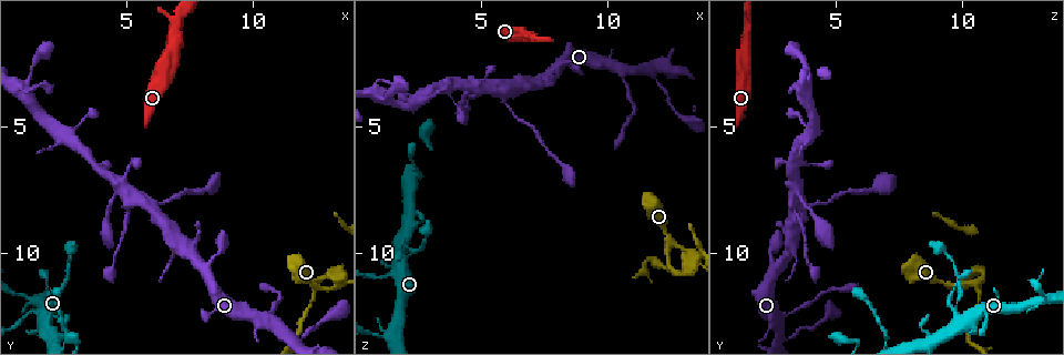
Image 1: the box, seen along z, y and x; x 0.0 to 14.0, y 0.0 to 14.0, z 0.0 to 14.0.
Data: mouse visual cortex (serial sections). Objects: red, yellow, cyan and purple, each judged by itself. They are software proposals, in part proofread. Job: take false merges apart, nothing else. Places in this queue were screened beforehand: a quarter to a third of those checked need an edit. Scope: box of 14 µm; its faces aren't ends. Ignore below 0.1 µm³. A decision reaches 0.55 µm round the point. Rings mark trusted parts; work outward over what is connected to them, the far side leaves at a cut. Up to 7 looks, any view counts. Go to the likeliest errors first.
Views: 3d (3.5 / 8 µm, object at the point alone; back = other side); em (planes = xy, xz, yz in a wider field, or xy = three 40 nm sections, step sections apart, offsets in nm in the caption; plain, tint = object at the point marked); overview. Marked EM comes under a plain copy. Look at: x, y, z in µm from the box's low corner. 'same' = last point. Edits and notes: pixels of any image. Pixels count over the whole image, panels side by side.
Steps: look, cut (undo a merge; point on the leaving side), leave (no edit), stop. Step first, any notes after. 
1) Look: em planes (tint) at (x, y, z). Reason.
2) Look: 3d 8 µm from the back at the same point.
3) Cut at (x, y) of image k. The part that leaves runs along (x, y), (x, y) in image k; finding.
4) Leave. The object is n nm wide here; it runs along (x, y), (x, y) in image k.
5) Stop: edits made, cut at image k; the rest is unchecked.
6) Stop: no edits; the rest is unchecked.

Look: 3d 8 µm at (5.2, 8.3, 3.4). Thick turns thin.

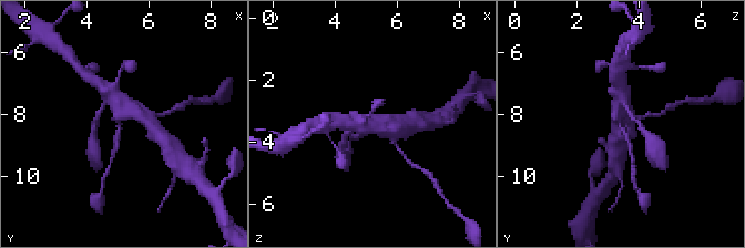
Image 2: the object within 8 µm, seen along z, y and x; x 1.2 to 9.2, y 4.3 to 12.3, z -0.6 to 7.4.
Look: em xy step 2 (tint) at (5.1, 8.2, 3.4).

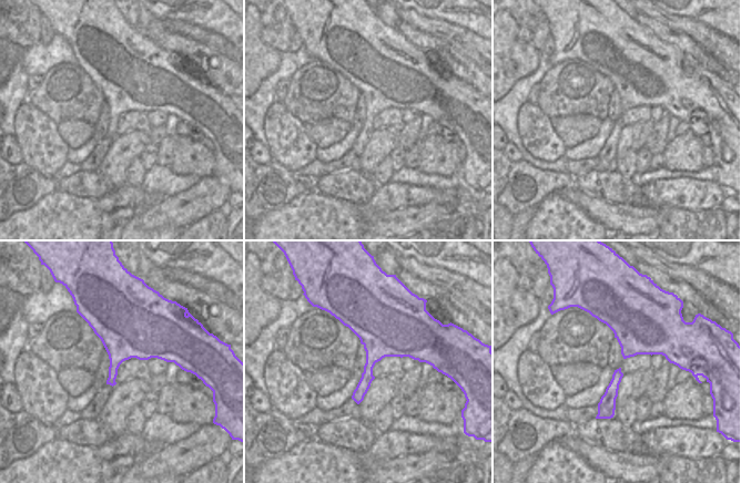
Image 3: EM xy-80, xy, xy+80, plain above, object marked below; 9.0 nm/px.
Leave. It runs along (618, 372), (606, 410), (600, 415) in image 3; all the same cell.

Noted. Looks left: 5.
Look: 3d 3.5 µm at (1.8, 12.7, 10.0). Three arms meet.

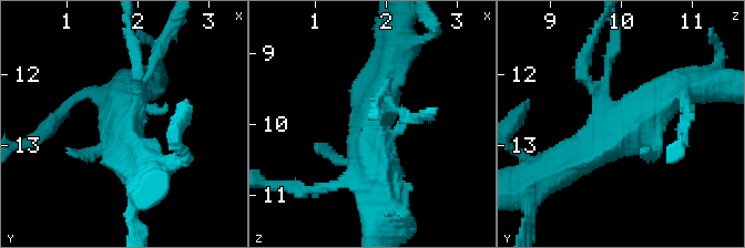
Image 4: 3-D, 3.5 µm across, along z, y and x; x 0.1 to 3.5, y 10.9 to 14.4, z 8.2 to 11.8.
Look: em xy step 2 (tint) at (1.80, 12.80, 10.05). Now the EM.

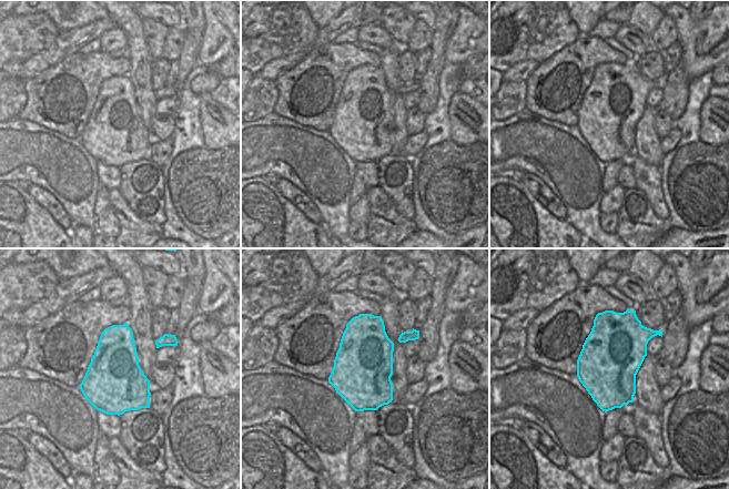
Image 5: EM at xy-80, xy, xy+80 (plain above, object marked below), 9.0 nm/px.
Leave. It runs along (682, 90), (565, 164) in image 4; one cell here.

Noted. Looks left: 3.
Look: 3d 3.5 µm at (12.4, 11.3, 10.5). Sharp bend.

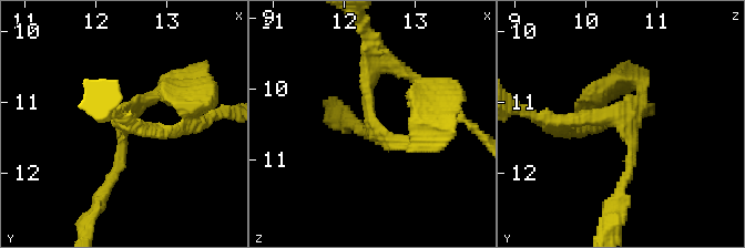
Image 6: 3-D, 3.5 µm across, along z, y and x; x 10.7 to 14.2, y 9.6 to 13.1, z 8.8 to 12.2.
Look: em xy step 5 (tint) at (12.35, 11.40, 10.55). Shape alone is not enough.

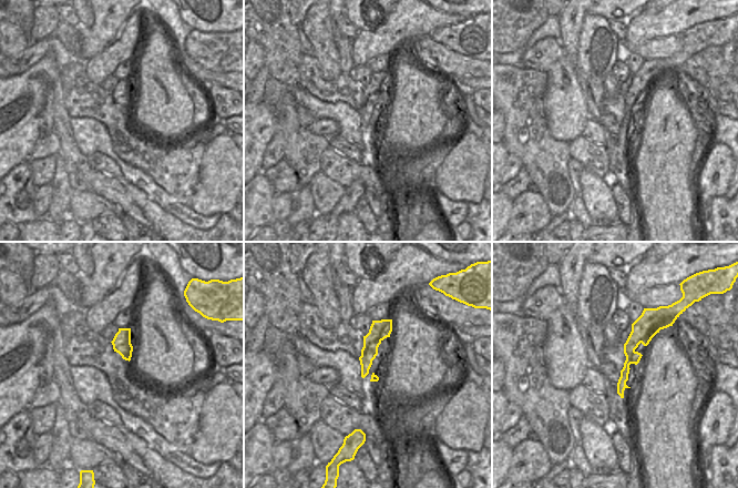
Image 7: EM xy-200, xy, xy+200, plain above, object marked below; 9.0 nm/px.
Leave. It runs along (643, 319), (621, 392) in image 7; continuous, no second cell.

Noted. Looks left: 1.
Stop: no edits; the rest is unchecked.

